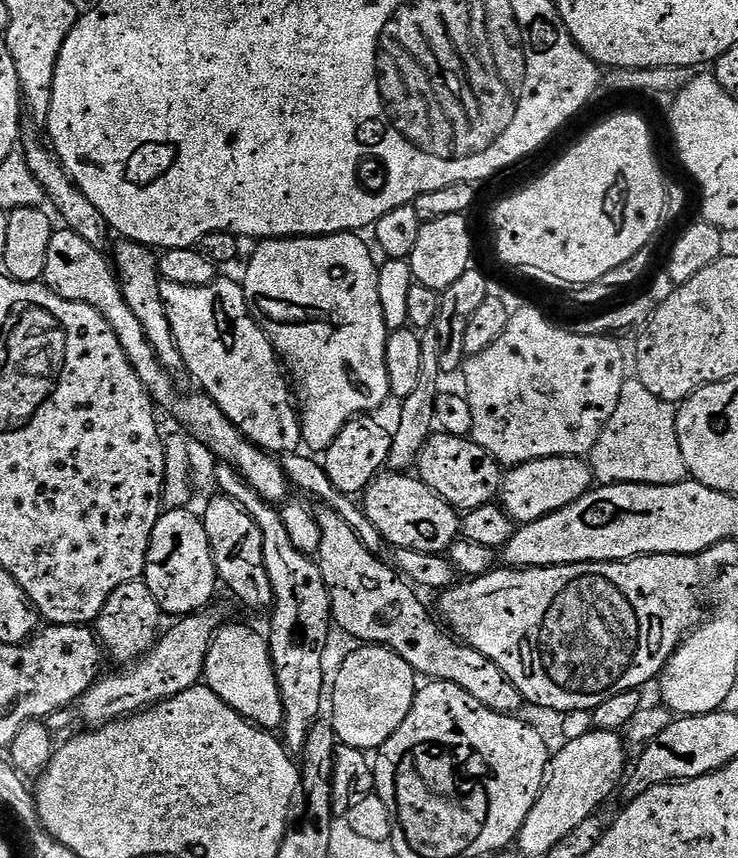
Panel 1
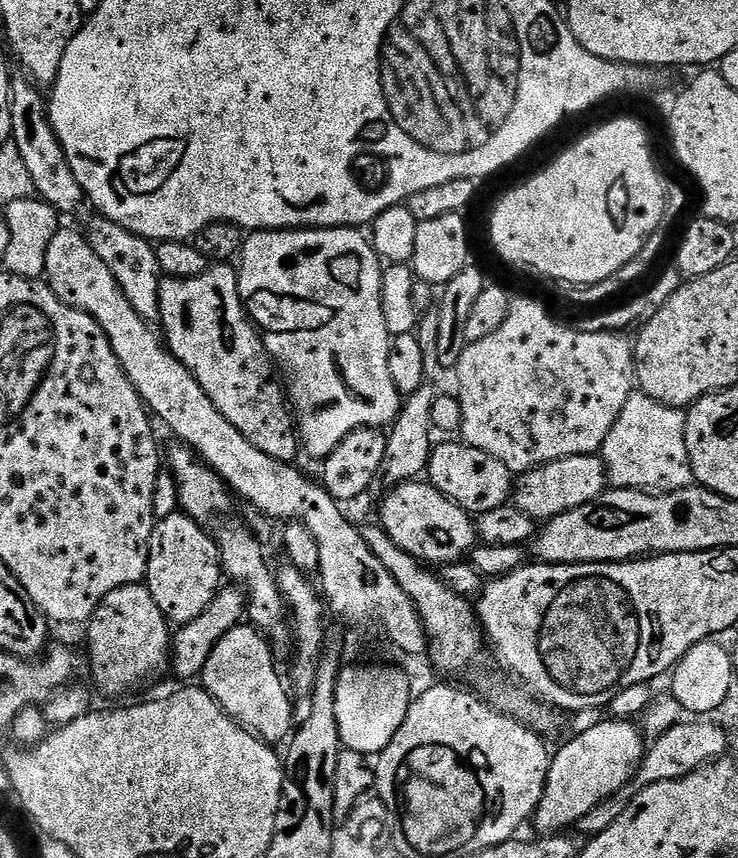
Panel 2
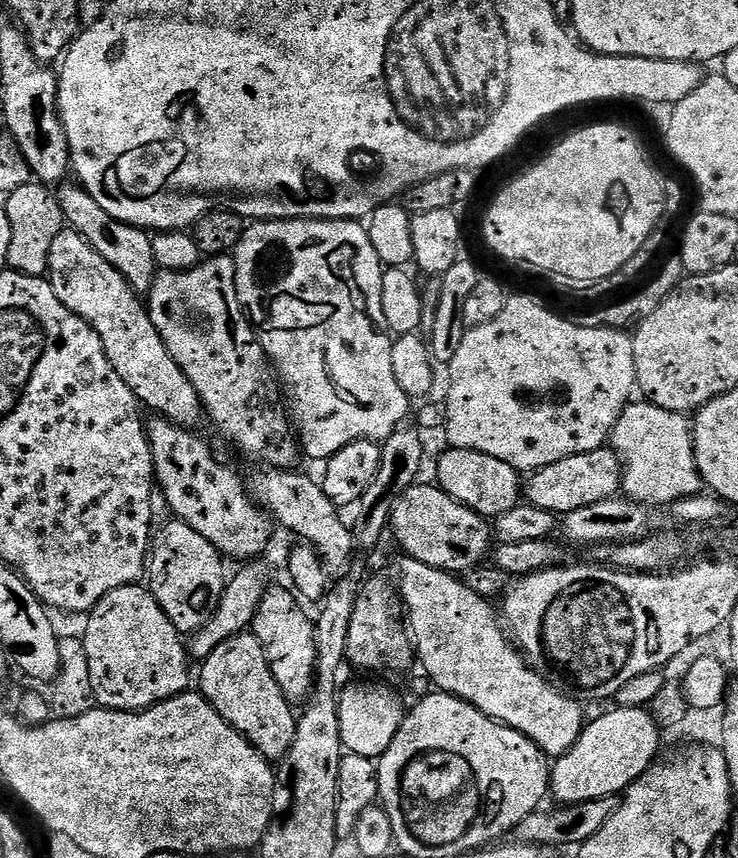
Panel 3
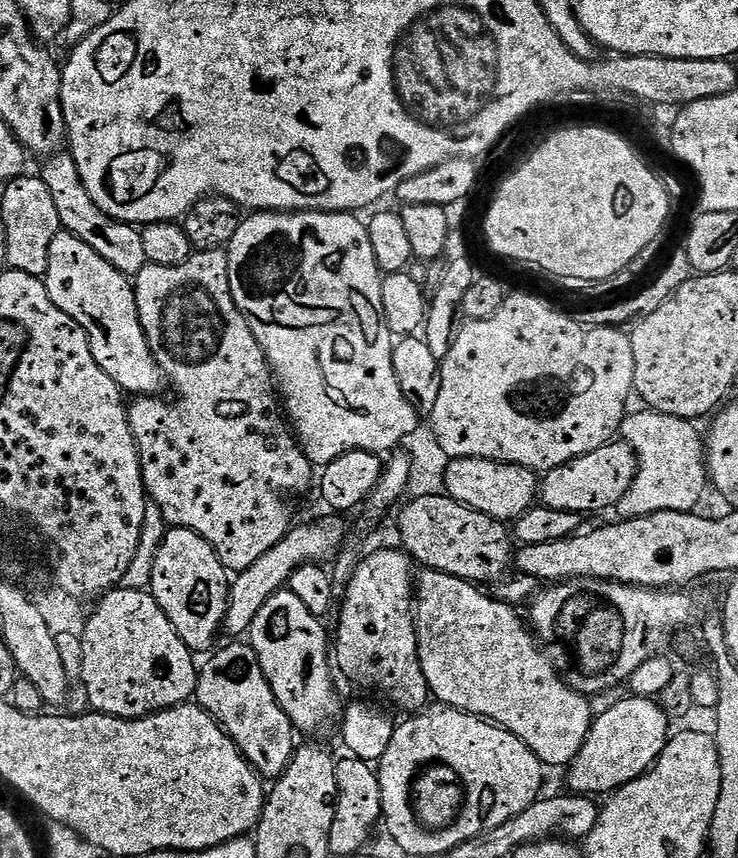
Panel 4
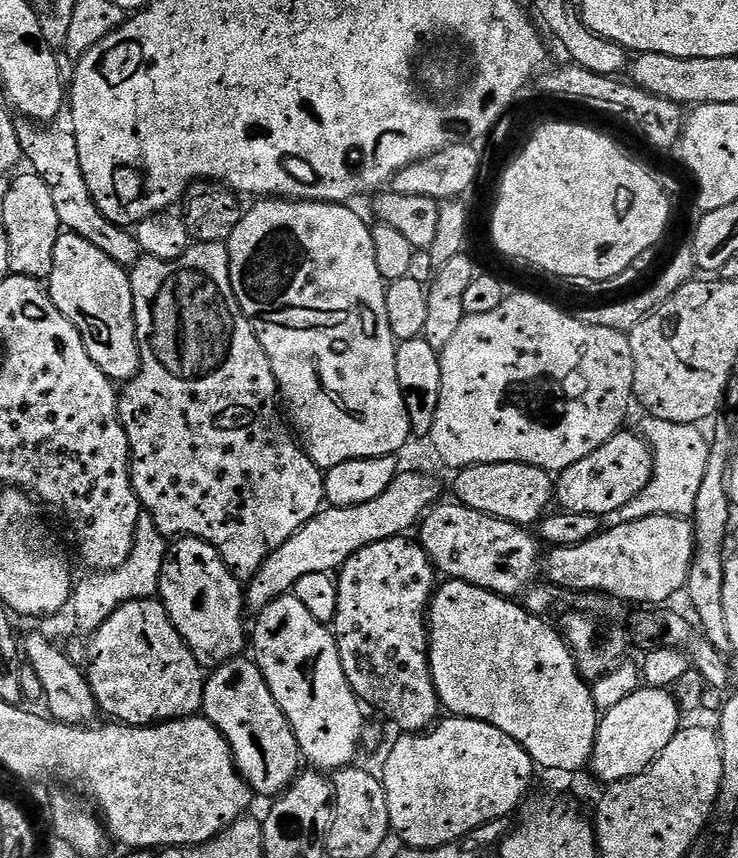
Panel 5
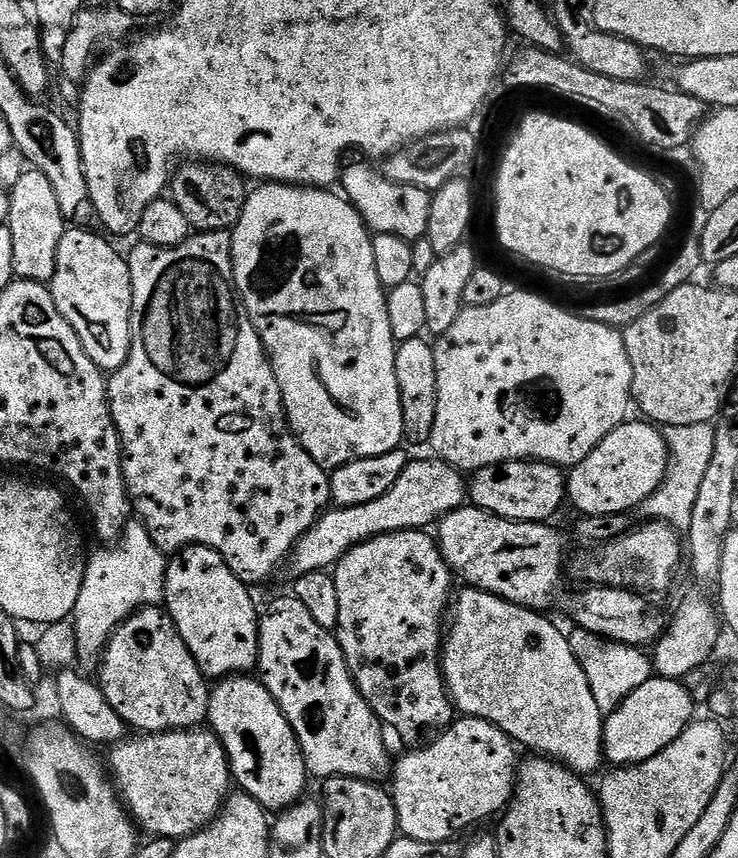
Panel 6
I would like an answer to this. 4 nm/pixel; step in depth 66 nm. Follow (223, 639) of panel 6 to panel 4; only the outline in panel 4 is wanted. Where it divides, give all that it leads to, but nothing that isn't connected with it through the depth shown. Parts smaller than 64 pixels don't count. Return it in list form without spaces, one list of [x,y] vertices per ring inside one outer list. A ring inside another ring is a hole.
[[[169,527],[154,558],[150,591],[166,618],[170,618],[174,630],[178,630],[178,638],[182,638],[193,653],[207,653],[216,635],[221,635],[228,613],[229,587],[230,573],[210,542],[194,530]]]

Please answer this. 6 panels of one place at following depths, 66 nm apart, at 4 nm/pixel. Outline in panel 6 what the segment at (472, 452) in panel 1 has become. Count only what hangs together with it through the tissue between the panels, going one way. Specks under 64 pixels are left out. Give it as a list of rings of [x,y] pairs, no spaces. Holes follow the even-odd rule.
[[[511,460],[505,464],[486,466],[482,470],[471,473],[470,483],[466,488],[466,496],[475,507],[486,510],[495,516],[501,516],[507,520],[526,520],[529,524],[538,524],[551,521],[551,516],[554,515],[560,507],[565,507],[566,476],[555,464]]]

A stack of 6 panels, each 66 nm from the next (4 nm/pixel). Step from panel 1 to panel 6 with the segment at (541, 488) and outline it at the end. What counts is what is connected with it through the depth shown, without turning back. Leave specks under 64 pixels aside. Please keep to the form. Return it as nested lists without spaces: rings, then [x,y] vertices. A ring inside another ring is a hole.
[[[635,418],[629,419],[627,422],[619,424],[614,430],[610,430],[610,434],[606,434],[606,438],[602,438],[602,442],[598,442],[598,446],[594,446],[594,450],[582,462],[578,462],[567,473],[566,476],[566,500],[569,505],[573,504],[580,514],[587,516],[596,515],[622,515],[628,514],[632,511],[639,509],[642,502],[646,502],[646,498],[650,498],[650,494],[654,494],[654,490],[658,490],[660,483],[664,481],[664,475],[668,472],[668,447],[664,441],[664,435],[657,425],[651,422],[643,422],[639,424]]]

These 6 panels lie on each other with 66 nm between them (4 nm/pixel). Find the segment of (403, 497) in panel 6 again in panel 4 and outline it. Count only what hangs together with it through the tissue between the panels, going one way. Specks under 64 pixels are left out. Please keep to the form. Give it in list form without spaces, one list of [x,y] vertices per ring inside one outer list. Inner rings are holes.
[[[332,516],[316,520],[313,524],[299,524],[284,535],[278,546],[266,550],[266,554],[262,554],[262,558],[258,558],[254,566],[235,573],[228,590],[228,613],[223,627],[225,633],[232,635],[229,637],[243,637],[240,635],[243,632],[245,635],[251,629],[254,618],[258,618],[258,610],[262,610],[269,598],[287,585],[294,570],[298,570],[303,564],[331,561],[346,544],[343,522]]]

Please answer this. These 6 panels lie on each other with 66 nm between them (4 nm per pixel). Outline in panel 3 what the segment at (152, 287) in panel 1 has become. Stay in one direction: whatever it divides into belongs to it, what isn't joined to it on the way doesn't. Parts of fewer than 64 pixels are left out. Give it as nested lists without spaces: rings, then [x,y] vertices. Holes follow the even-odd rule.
[[[65,182],[59,185],[58,199],[67,227],[86,238],[88,245],[98,250],[98,254],[102,254],[102,258],[106,258],[106,262],[110,262],[110,266],[122,274],[133,291],[137,294],[148,293],[158,271],[154,262],[152,236],[143,228],[110,218],[110,214],[106,214],[106,210],[102,210],[102,206],[98,206],[98,202],[94,202],[94,198],[79,183]]]

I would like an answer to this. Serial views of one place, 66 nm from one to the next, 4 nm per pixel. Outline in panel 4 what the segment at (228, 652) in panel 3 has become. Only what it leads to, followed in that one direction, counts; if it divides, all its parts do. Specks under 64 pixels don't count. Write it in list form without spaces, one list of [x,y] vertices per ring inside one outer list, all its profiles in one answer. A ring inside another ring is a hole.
[[[228,643],[232,644],[221,652],[213,651],[199,669],[194,700],[223,726],[254,771],[265,781],[272,782],[283,775],[292,760],[294,729],[274,698],[274,690],[270,690],[270,682],[266,682],[266,674],[262,674],[258,654],[251,643]]]

